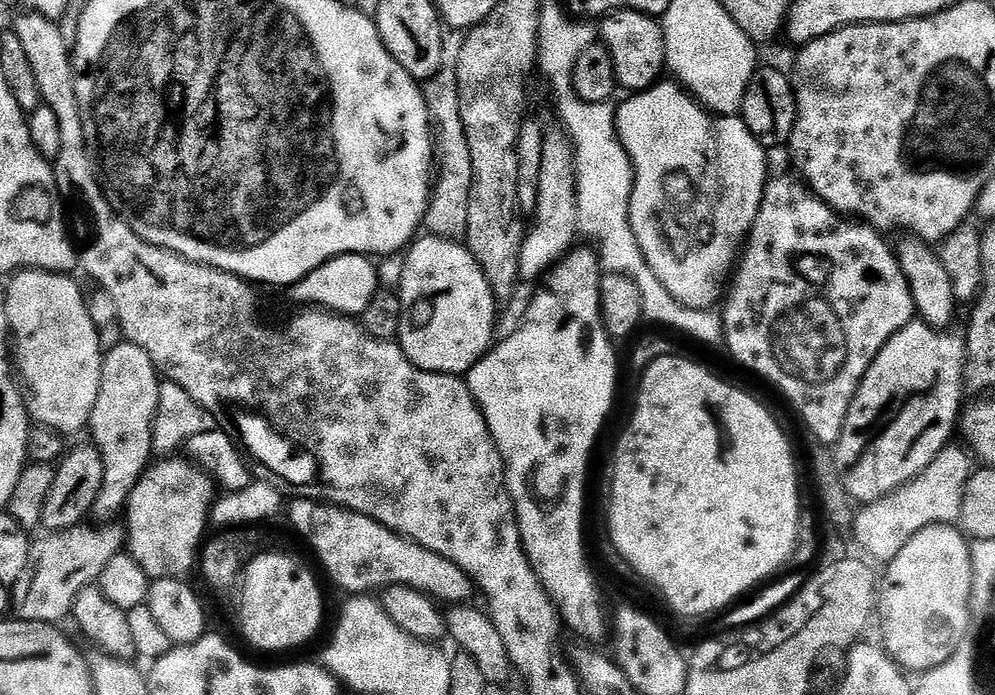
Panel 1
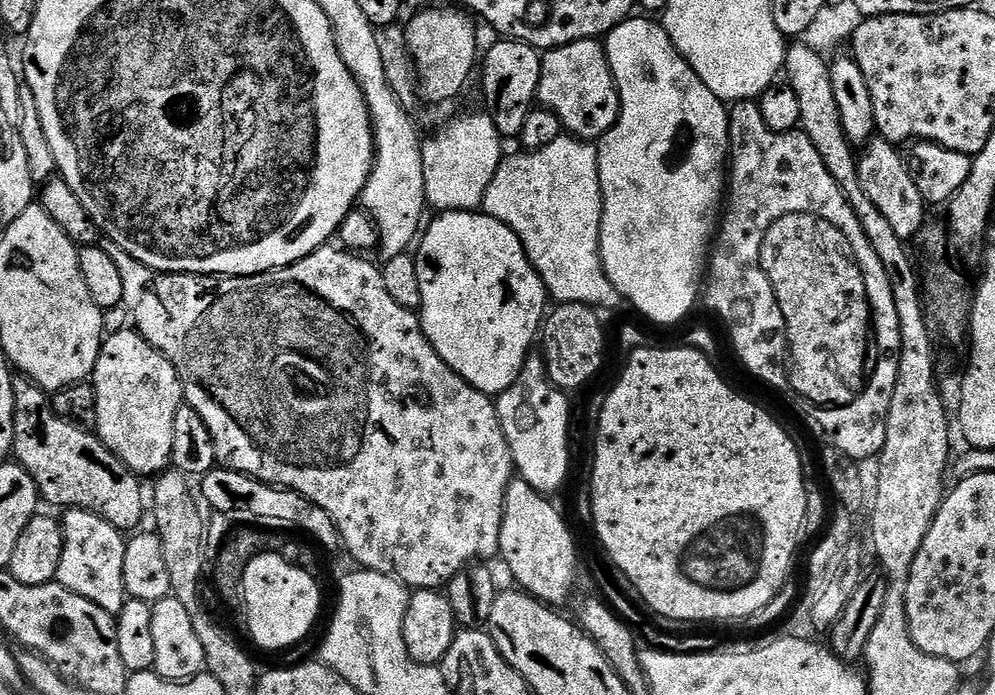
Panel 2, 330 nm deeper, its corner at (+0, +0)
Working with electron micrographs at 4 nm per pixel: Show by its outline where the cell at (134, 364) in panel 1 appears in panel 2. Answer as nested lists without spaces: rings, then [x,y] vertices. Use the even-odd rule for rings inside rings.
[[[135,330],[105,335],[100,346],[96,369],[92,371],[90,383],[98,398],[98,422],[94,429],[100,441],[106,445],[130,471],[141,478],[155,478],[169,471],[174,446],[174,414],[185,403],[184,387],[180,384],[174,366],[145,336]]]

